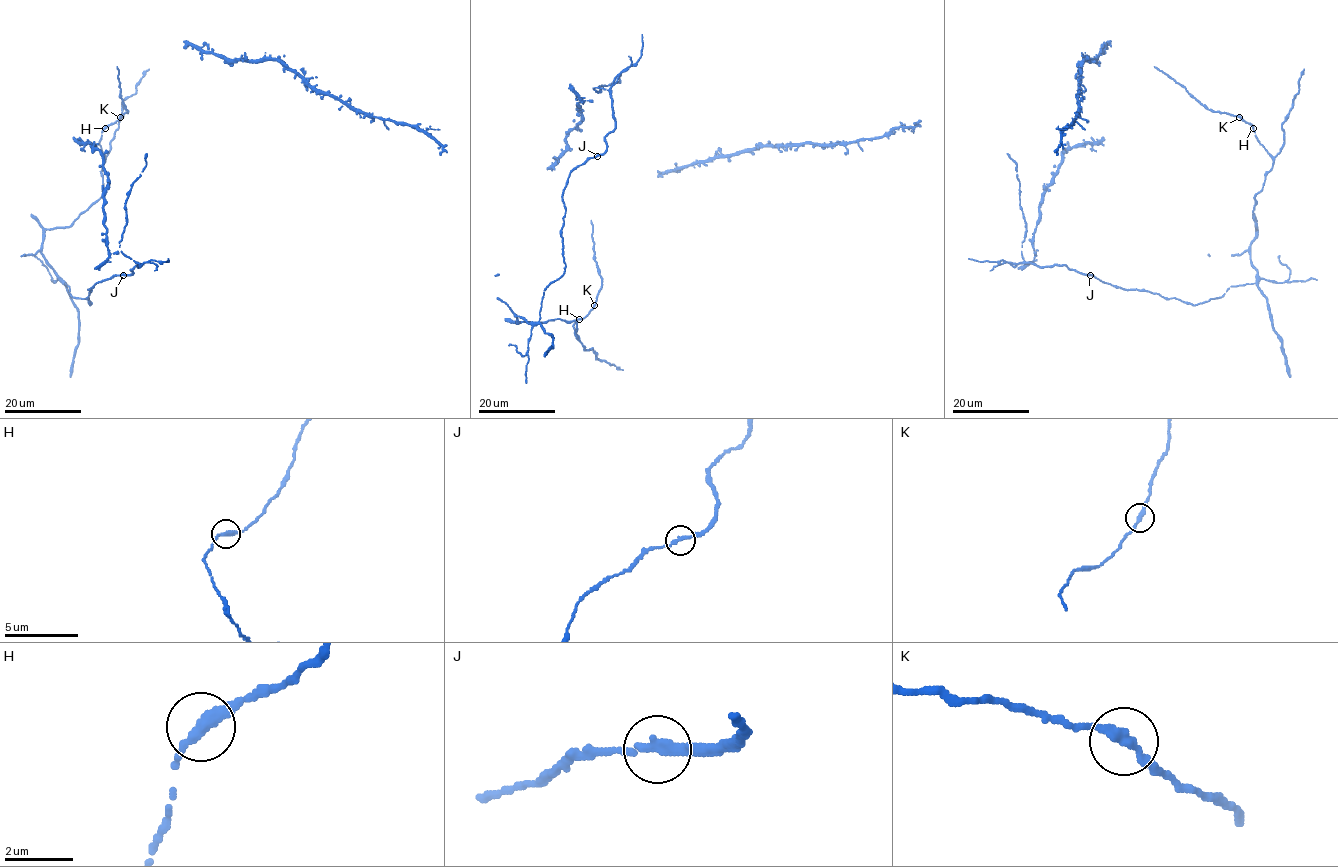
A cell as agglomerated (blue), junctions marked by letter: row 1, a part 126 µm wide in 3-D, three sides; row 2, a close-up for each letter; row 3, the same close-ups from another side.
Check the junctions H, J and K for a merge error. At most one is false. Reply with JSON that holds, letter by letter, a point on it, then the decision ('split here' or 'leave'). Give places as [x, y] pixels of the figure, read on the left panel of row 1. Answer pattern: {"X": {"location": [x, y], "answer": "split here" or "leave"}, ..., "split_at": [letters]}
{"H": {"location": [105, 128], "answer": "leave"}, "J": {"location": [123, 275], "answer": "leave"}, "K": {"location": [120, 117], "answer": "leave"}, "split_at": []}

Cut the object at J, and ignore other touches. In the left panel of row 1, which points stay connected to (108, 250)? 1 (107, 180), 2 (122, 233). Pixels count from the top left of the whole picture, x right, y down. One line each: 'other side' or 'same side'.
1: same side
2: other side

